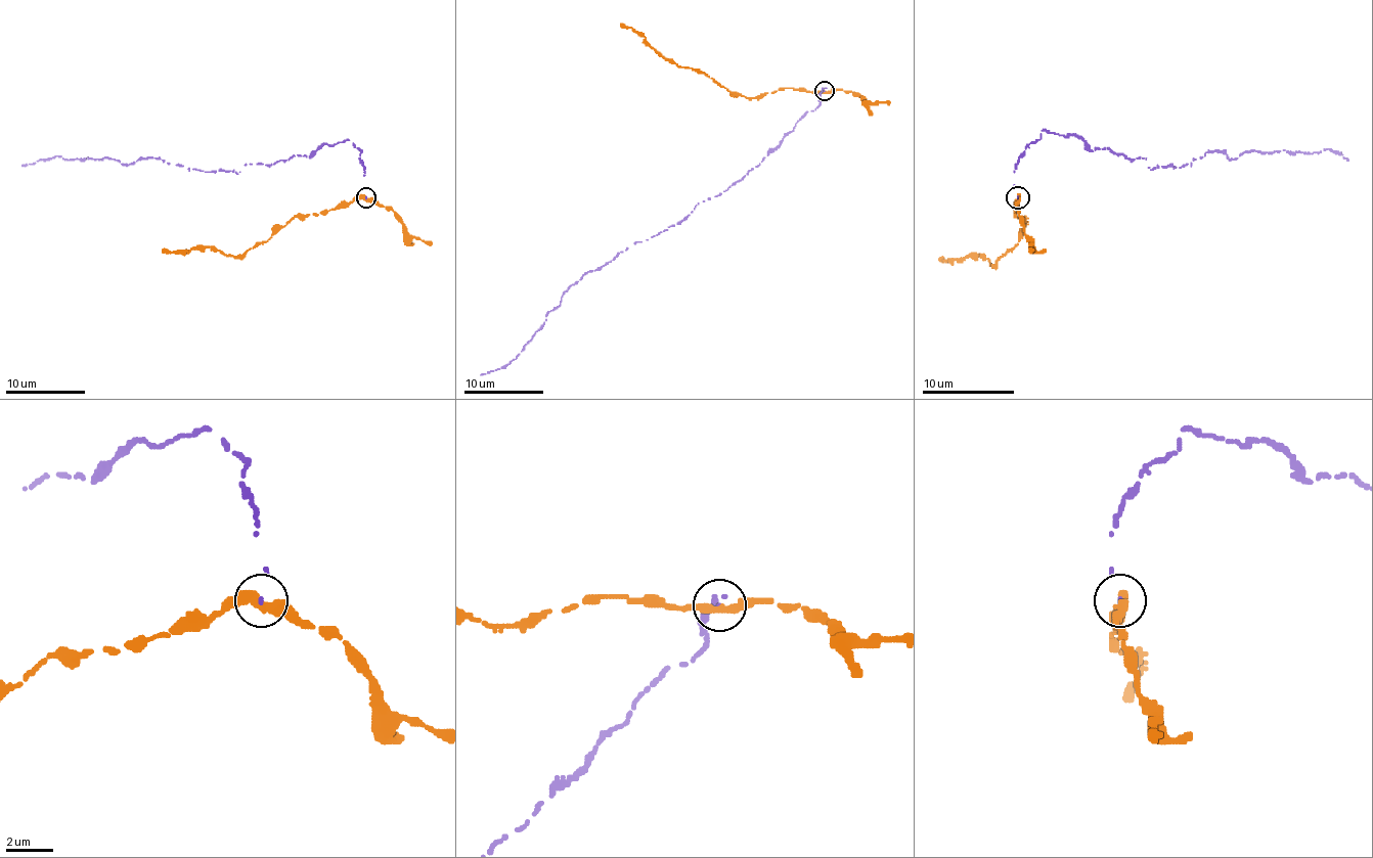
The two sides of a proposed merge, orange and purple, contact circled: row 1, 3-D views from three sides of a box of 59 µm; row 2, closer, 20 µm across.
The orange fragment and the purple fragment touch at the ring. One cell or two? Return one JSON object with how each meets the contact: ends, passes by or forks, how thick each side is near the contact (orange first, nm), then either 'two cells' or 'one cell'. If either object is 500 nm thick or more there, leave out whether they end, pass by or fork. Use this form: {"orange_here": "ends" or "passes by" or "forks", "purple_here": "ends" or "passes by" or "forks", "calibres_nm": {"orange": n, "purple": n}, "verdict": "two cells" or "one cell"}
{"orange_here": "passes by", "purple_here": "ends", "calibres_nm": {"orange": 380, "purple": 90}, "verdict": "two cells"}

